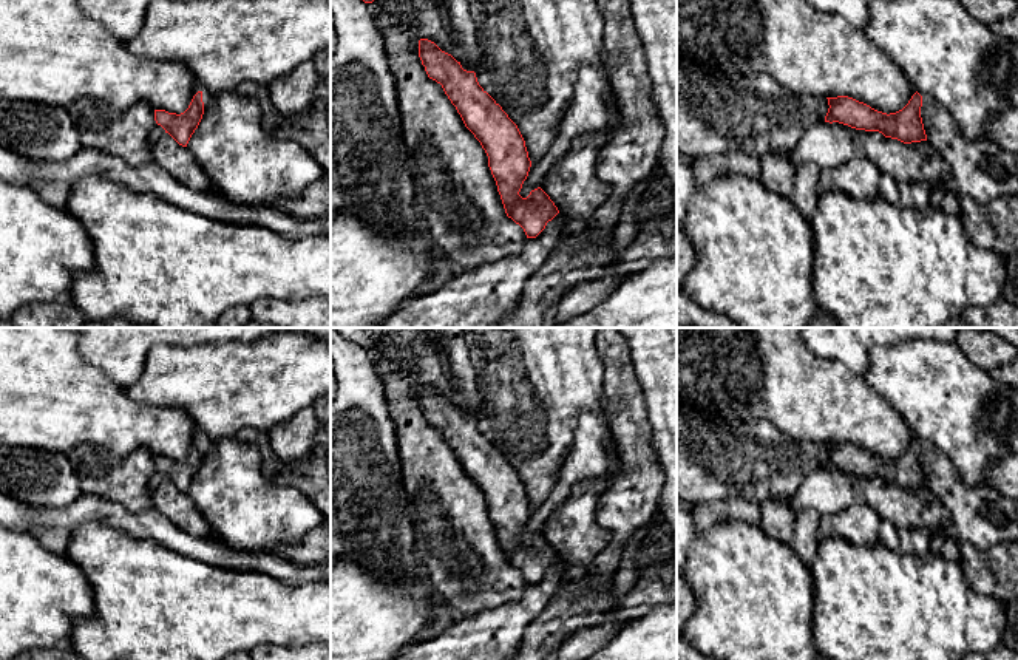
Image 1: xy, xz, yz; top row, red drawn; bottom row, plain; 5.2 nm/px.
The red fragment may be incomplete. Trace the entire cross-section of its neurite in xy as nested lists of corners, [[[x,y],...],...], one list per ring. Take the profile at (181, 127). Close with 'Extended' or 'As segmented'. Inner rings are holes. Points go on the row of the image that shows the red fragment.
[[[198,91],[188,108],[181,113],[168,113],[165,110],[154,110],[154,121],[168,133],[179,145],[187,147],[192,134],[198,128],[204,114],[202,91]]]. As segmented

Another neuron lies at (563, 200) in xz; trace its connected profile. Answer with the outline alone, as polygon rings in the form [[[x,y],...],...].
[[[610,133],[576,138],[568,153],[548,170],[541,189],[561,213],[589,218],[612,193],[610,184],[596,176],[598,151],[610,138]]]

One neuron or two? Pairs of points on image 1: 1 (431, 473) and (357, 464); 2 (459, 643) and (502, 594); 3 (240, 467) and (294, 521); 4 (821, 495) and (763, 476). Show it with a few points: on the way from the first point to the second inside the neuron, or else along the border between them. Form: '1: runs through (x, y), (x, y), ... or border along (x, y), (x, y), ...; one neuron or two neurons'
1: border along (396, 435), (407, 506); two neurons
2: border along (524, 594), (513, 602), (478, 609), (464, 617); two neurons
3: runs through (254, 481), (280, 507); one neuron
4: border along (824, 467), (816, 467), (785, 501); two neurons

